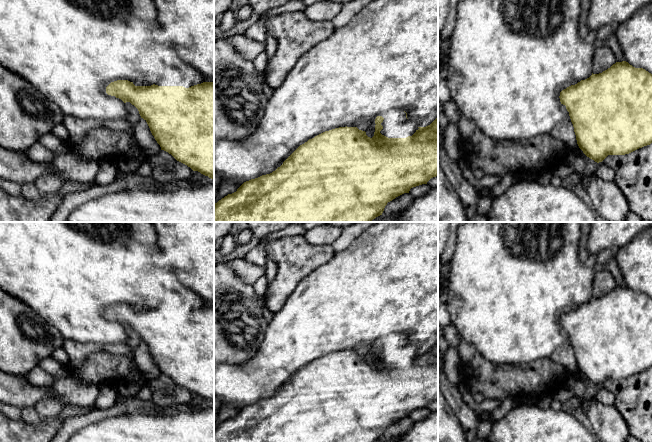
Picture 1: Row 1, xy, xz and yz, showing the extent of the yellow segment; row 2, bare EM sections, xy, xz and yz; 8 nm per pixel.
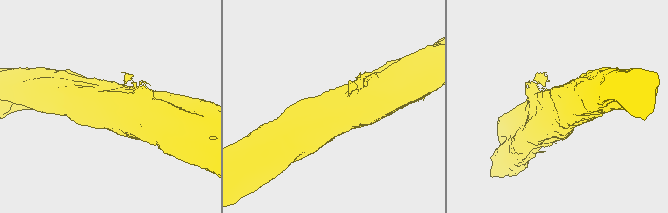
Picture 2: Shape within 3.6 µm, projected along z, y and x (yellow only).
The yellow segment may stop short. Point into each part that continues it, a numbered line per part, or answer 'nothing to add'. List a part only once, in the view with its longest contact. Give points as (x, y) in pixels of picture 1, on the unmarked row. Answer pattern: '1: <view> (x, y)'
1: xy (185, 308)

